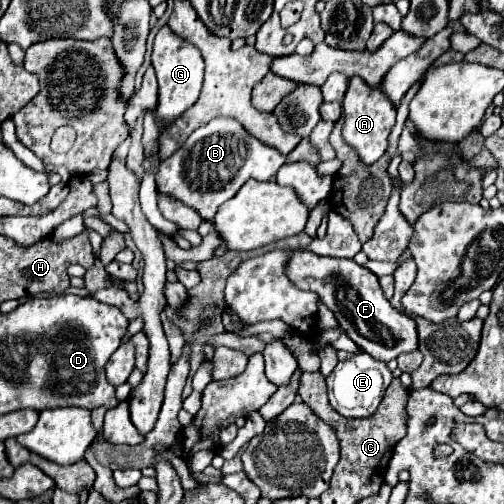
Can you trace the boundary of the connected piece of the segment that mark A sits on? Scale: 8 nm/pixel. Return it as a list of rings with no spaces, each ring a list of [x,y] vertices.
[[[354,76],[350,78],[350,86],[346,90],[346,96],[342,100],[344,110],[344,126],[342,126],[342,138],[356,148],[360,158],[366,164],[374,164],[388,148],[388,134],[396,124],[396,112],[392,108],[392,102],[386,98],[386,94],[378,88],[370,88],[362,78]]]

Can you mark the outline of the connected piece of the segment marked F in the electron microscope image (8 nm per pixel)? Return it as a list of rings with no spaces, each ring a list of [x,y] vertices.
[[[294,252],[288,266],[288,278],[302,290],[312,290],[334,312],[340,328],[358,344],[360,352],[370,354],[374,360],[388,362],[402,352],[416,350],[418,334],[416,322],[390,306],[384,298],[378,278],[350,258],[328,258],[310,252]]]

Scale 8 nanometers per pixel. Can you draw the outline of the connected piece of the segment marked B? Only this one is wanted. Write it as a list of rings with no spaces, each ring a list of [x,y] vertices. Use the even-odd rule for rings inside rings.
[[[220,116],[194,130],[180,150],[160,162],[156,172],[156,188],[158,194],[180,200],[182,204],[194,208],[202,220],[212,224],[218,208],[230,200],[246,180],[254,178],[266,182],[284,162],[286,158],[276,148],[270,148],[250,136],[238,120]]]

